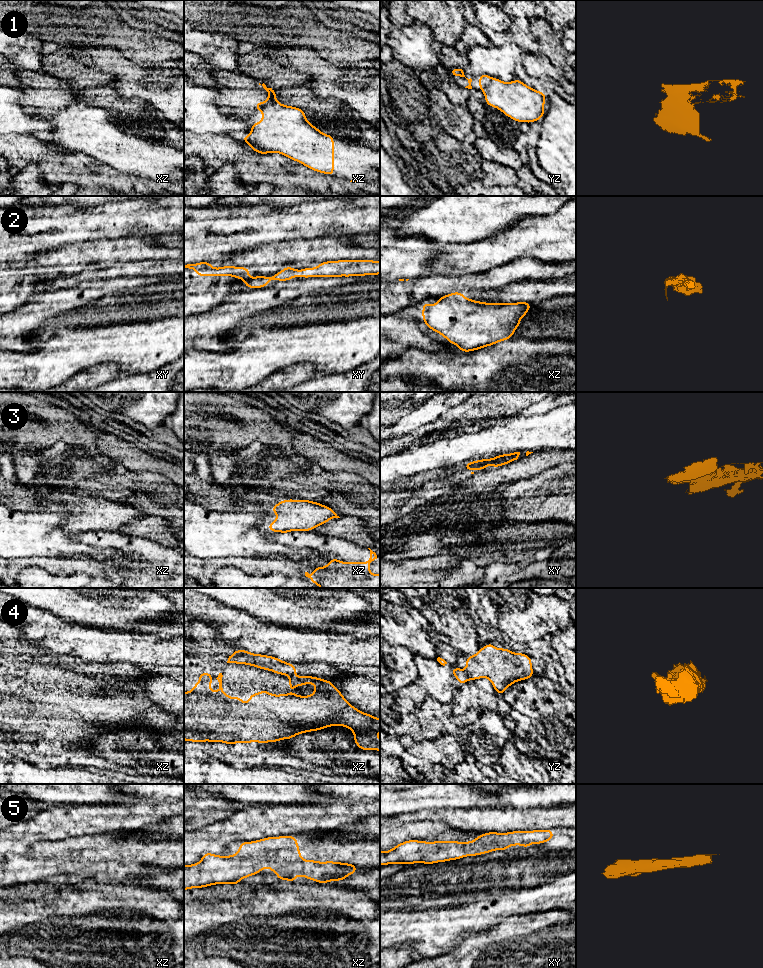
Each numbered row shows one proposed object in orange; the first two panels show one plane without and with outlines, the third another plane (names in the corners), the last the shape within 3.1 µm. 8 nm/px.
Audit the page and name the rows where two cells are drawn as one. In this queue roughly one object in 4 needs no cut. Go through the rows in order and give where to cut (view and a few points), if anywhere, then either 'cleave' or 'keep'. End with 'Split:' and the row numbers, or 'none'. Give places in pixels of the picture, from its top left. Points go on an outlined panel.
1: cut xz (277, 102), (266, 104), (261, 109); cleave
2: cut xy (250, 278), (245, 281); cleave
3: cut xy (480, 463), (485, 465); cleave
4: cut yz (465, 671), (468, 679); cleave
5: cut none; keep
Split: 1, 2, 3, 4

